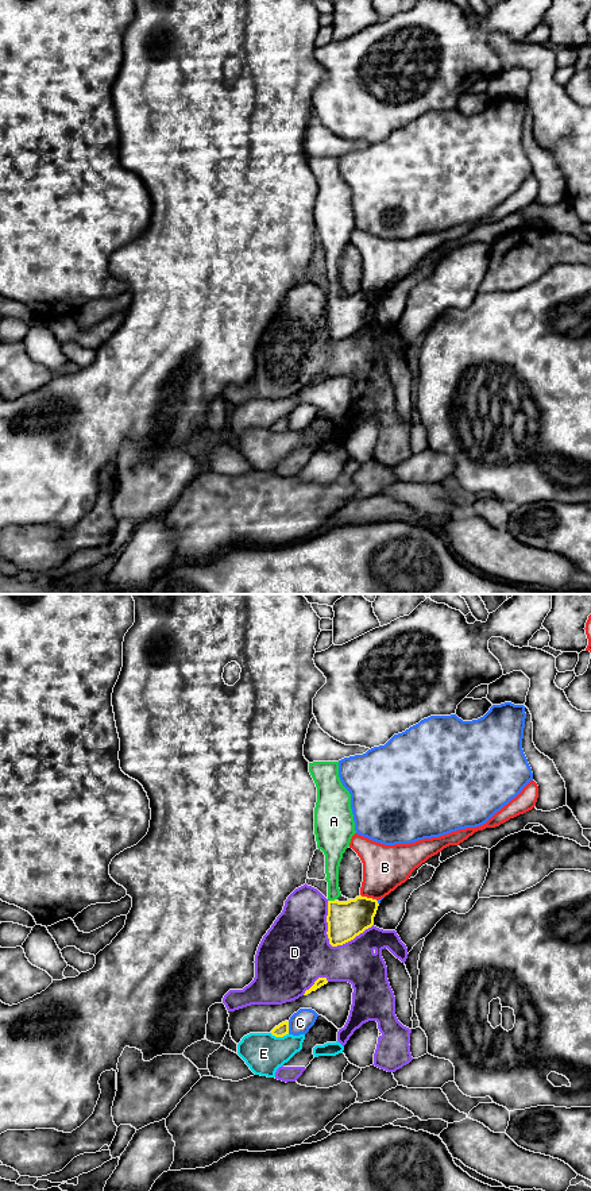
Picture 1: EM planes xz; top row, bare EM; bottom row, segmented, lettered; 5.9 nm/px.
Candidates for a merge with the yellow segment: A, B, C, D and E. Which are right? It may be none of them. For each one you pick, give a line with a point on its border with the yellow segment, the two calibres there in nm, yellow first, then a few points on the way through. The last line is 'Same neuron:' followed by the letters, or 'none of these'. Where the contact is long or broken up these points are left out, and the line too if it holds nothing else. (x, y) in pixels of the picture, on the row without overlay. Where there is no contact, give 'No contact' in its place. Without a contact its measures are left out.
A: Touches yellow at xz (332, 296). Thickness 220 nm (yellow) against 100 nm. Path across: xz (346, 315), (336, 305), (332, 296), (332, 254)
Same neuron: A

